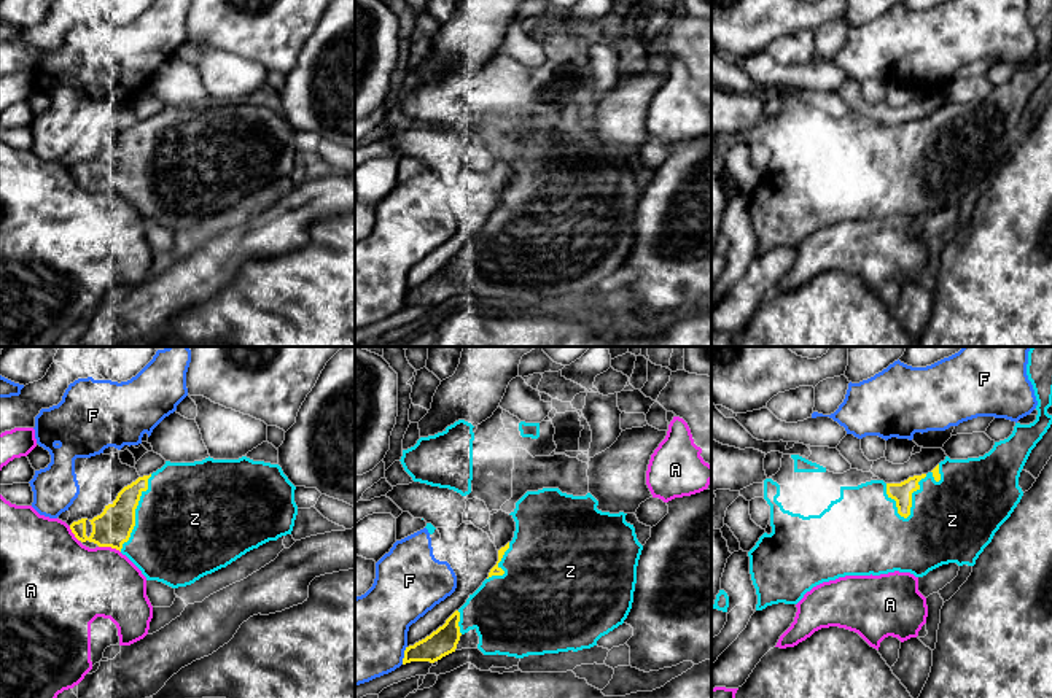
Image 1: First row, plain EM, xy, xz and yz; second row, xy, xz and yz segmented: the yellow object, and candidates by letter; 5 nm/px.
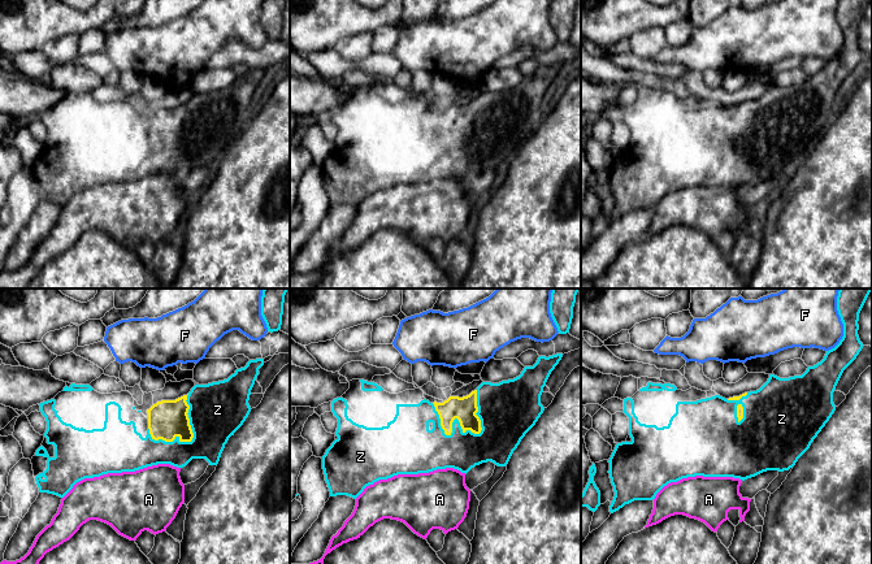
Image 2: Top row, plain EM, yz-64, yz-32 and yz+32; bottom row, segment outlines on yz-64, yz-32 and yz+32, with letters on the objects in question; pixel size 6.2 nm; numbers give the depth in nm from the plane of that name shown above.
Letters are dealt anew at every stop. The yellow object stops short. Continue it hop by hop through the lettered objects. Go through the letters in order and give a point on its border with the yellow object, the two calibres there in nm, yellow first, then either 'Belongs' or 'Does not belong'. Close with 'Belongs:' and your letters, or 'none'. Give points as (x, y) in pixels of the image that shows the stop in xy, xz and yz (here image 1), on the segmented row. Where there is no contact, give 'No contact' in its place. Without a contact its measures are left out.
A: Touches yellow at xy (110, 546). Thickness 190 nm (yellow) against 380 nm. Does not belong
F: Touches yellow at xz (405, 655). Thickness 140 nm (yellow) against 420 nm. Does not belong
Z: Touches yellow at yz (911, 498). Thickness 100 nm (yellow) against 420 nm. Belongs
Belongs: Z

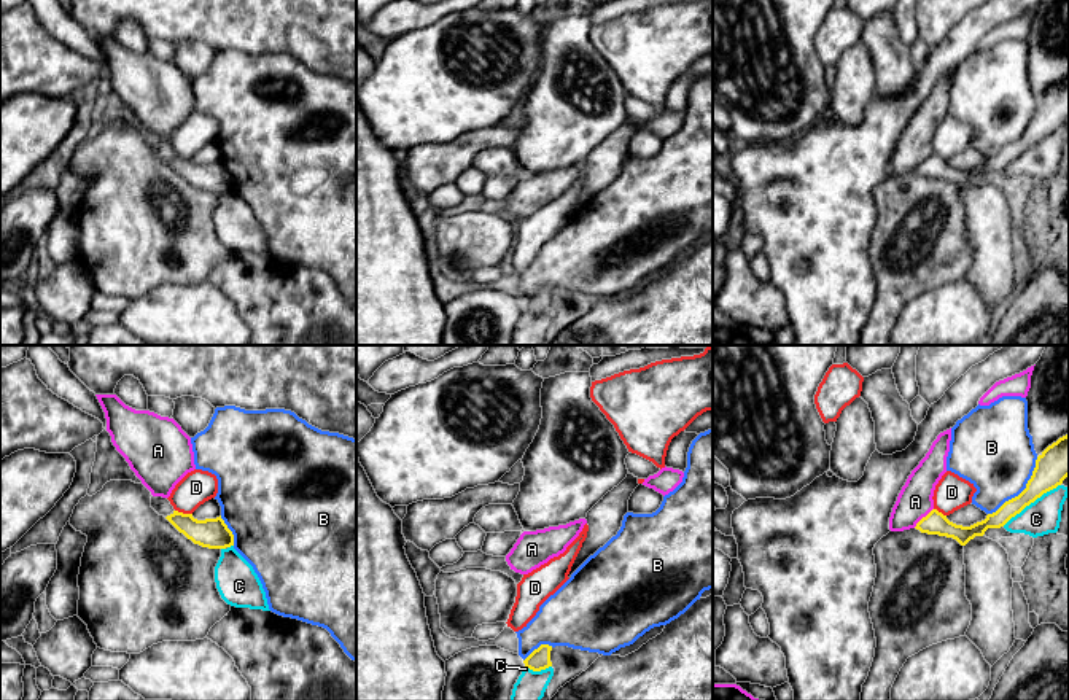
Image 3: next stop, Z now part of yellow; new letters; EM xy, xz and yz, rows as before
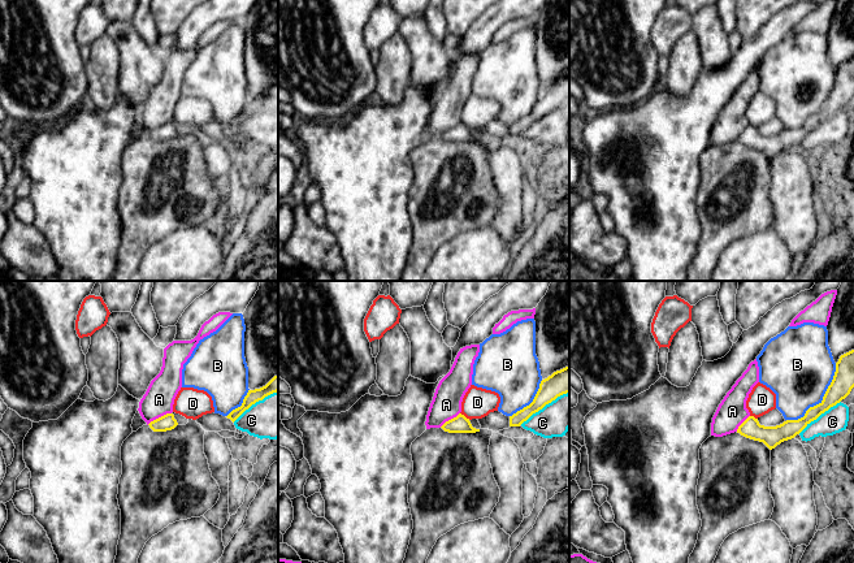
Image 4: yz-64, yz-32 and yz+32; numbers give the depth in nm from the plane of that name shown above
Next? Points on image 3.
A: Touches yellow at yz (923, 517). Thickness 110 nm (yellow) against 180 nm. Does not belong
B: Touches yellow at yz (1023, 490). Thickness 180 nm (yellow) against 400 nm. Does not belong
C: Touches yellow at yz (1031, 501). Thickness 180 nm (yellow) against 180 nm. Does not belong
D: Touches yellow at xy (182, 513). Thickness 160 nm (yellow) against 170 nm. Does not belong
Belongs: none

